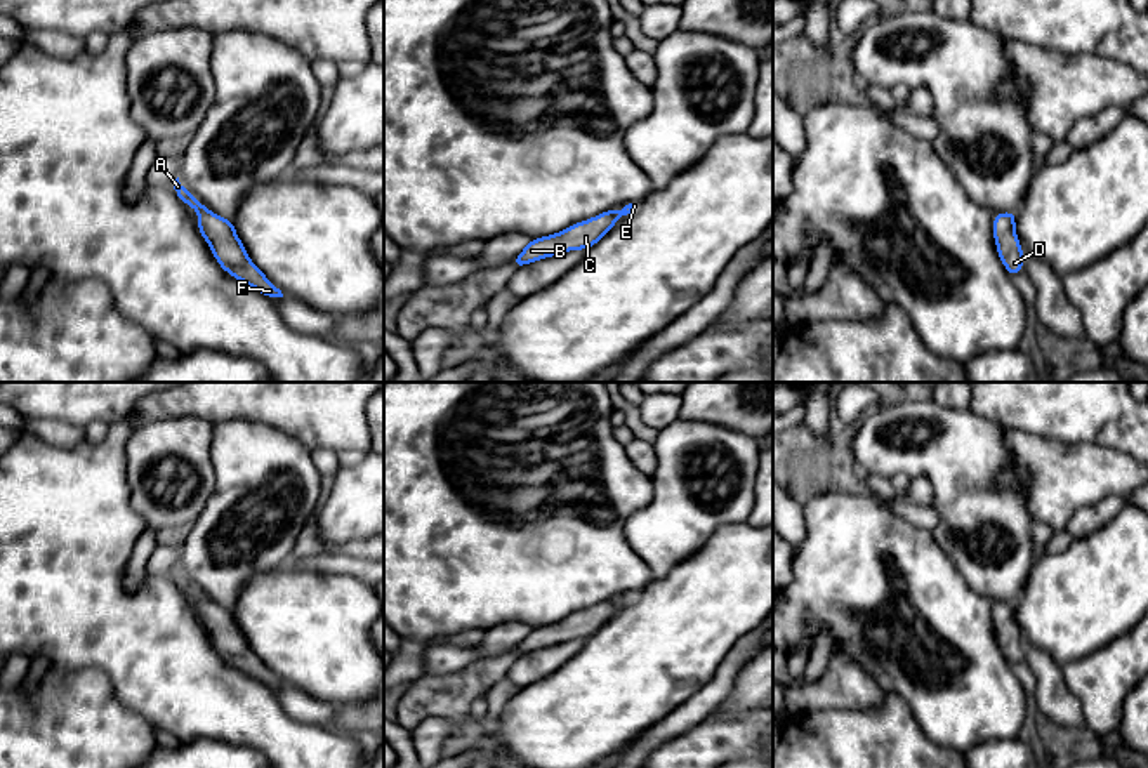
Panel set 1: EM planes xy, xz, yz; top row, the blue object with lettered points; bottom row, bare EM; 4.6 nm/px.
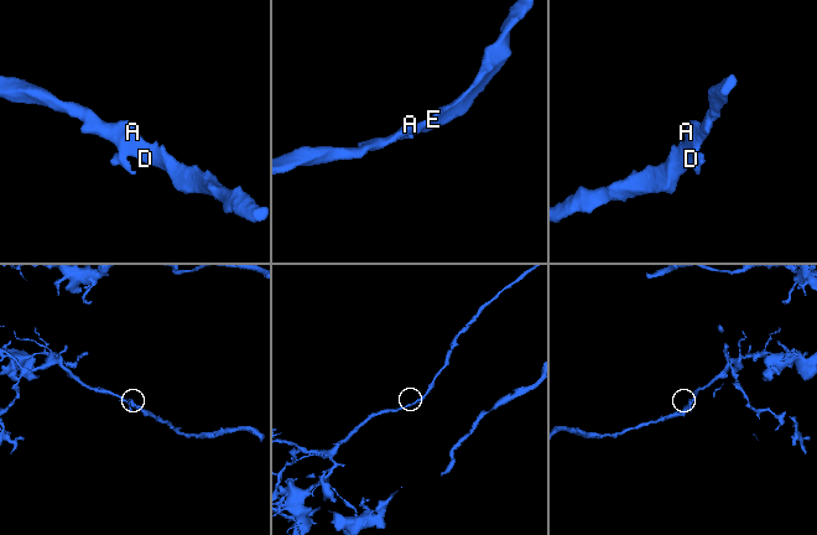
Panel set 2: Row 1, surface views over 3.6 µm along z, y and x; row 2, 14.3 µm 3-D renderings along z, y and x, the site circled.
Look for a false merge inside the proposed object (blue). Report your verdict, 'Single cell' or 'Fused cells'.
Single cell

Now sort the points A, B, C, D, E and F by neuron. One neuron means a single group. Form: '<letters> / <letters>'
A B C D E F

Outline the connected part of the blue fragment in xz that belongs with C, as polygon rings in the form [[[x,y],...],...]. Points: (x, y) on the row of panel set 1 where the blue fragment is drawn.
[[[629,202],[622,210],[611,209],[587,221],[580,221],[578,224],[571,224],[556,235],[533,238],[512,261],[512,264],[521,268],[525,264],[547,259],[551,255],[559,255],[575,248],[587,250],[618,222],[618,215],[623,219],[625,215],[634,214],[637,209],[637,202]]]

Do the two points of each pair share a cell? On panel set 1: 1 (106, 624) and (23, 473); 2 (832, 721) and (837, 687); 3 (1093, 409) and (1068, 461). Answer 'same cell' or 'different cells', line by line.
1: same cell
2: different cells
3: different cells

